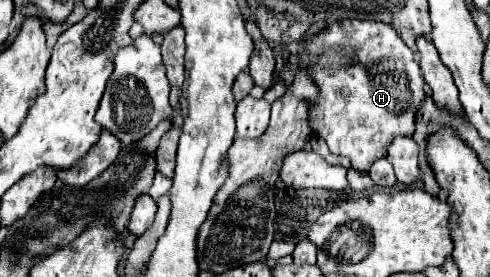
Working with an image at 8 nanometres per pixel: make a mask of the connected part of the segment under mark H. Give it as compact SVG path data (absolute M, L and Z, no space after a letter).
M343 20L333 22L319 36L309 38L299 44L301 64L297 70L311 72L315 84L319 84L321 96L317 104L311 108L311 128L323 138L331 150L331 154L347 156L351 160L351 168L357 172L369 172L371 164L387 154L387 148L395 136L413 136L415 132L415 112L425 94L423 74L413 50L409 50L399 34L383 24L383 22L359 22L359 20Z

